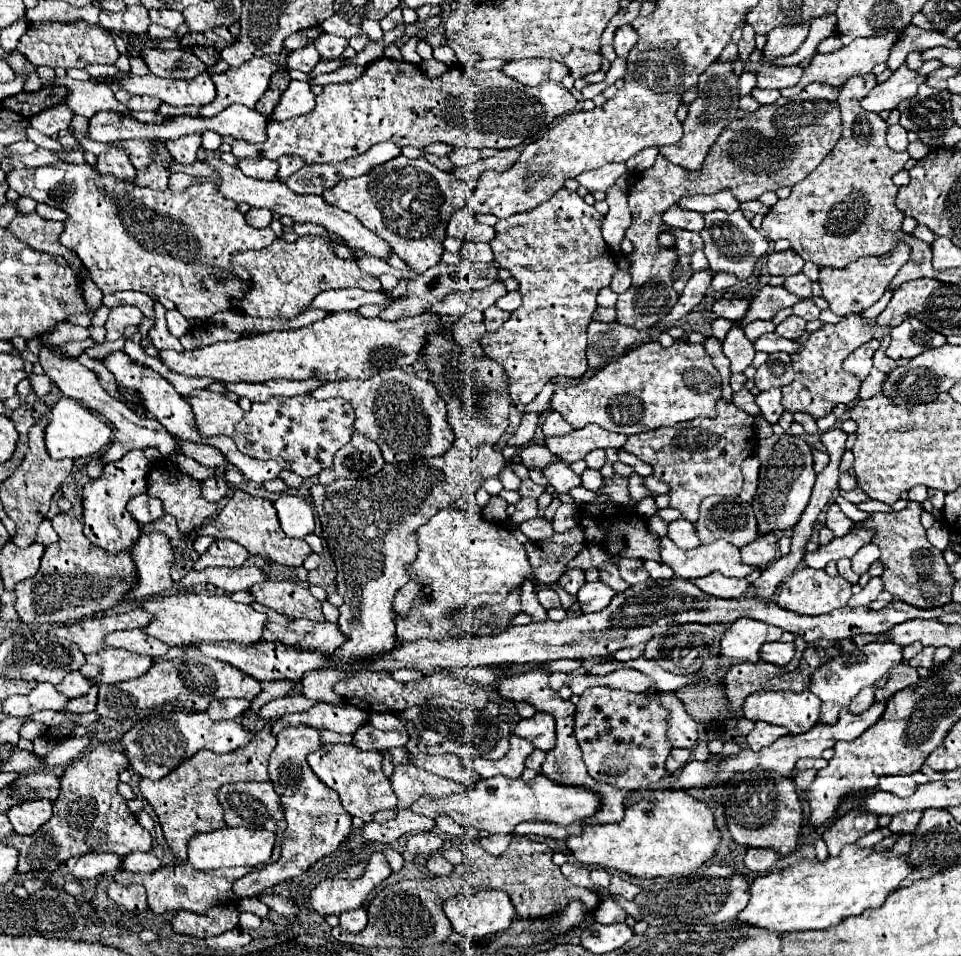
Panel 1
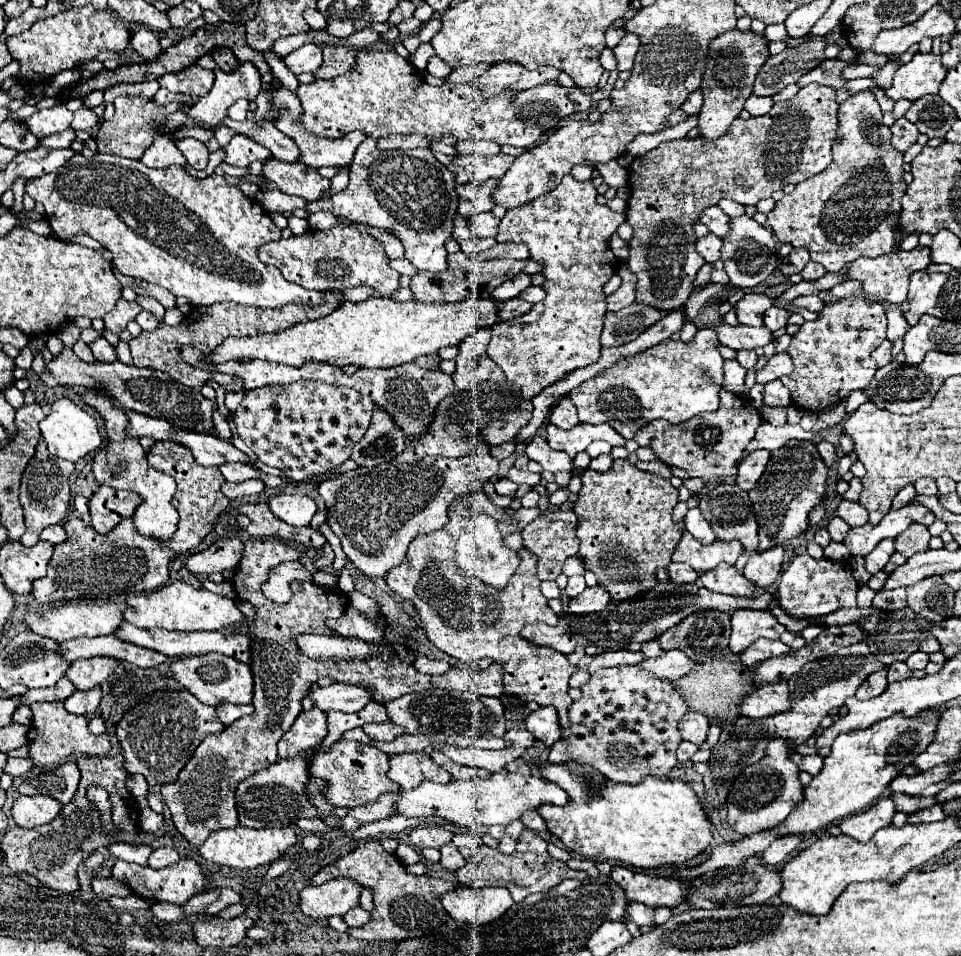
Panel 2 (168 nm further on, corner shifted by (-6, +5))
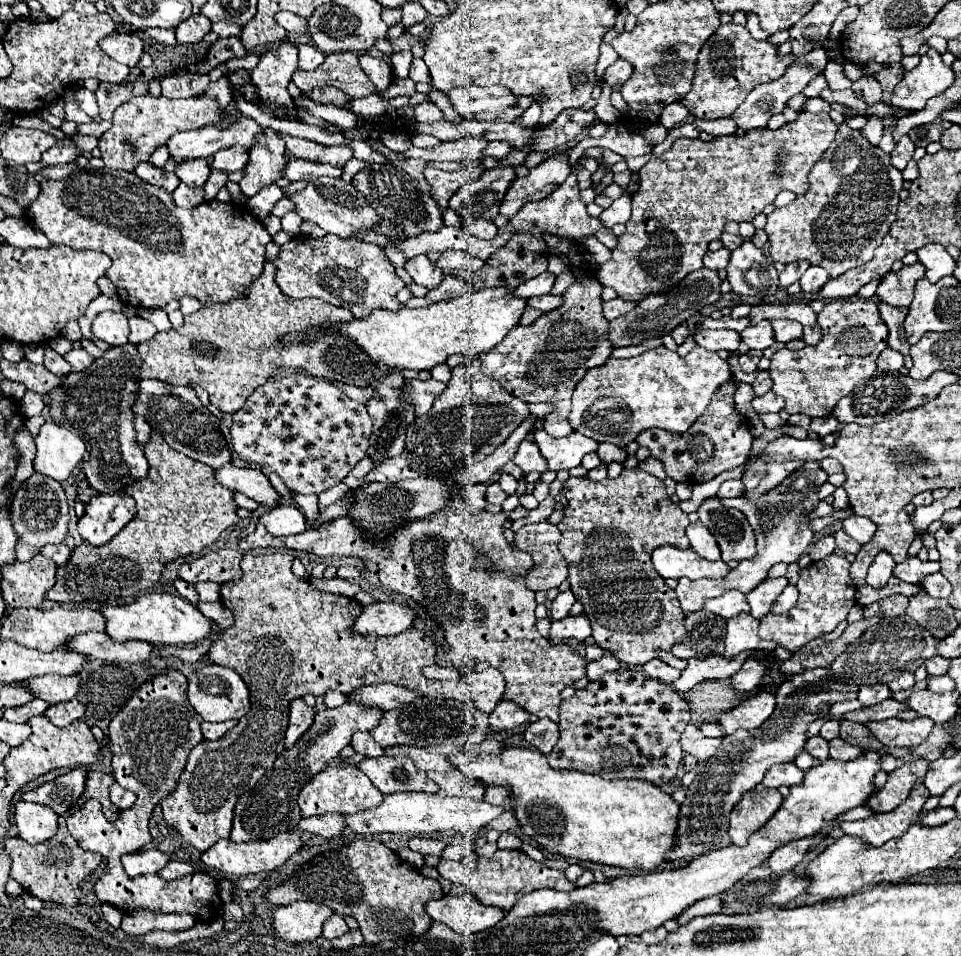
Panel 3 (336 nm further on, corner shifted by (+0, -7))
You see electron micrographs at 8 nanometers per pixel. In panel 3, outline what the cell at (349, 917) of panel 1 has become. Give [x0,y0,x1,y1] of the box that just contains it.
[322,914,350,940]

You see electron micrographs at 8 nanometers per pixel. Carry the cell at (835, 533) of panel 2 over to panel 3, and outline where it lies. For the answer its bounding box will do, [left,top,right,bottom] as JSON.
[834,530,860,554]

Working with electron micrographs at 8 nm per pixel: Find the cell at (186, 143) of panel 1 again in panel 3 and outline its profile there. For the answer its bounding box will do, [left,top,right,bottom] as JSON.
[174,158,210,188]

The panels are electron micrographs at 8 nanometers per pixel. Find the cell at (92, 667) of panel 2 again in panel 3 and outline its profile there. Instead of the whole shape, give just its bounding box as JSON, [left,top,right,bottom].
[26,674,80,704]

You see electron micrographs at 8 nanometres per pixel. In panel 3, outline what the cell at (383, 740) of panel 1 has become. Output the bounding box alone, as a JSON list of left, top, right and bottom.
[350,732,384,758]

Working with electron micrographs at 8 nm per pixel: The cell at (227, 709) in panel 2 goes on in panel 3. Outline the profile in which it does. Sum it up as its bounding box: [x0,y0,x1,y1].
[202,720,238,740]

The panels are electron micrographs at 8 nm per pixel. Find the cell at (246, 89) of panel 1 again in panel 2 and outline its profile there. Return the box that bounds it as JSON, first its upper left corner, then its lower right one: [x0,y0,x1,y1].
[186,62,262,130]

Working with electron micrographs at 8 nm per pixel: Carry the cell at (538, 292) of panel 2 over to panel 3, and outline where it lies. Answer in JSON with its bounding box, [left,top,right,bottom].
[528,294,562,312]

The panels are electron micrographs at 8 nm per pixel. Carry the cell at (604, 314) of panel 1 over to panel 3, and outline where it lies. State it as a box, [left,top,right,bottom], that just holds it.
[604,298,634,322]

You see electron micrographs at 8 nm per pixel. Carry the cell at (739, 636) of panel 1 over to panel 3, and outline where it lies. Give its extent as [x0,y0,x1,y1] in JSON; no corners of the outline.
[724,614,776,658]

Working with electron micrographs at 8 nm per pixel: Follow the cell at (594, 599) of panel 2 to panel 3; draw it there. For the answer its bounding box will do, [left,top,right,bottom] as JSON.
[550,612,592,644]

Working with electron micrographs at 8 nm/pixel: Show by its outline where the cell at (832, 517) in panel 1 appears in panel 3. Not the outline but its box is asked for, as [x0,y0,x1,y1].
[842,514,876,544]

